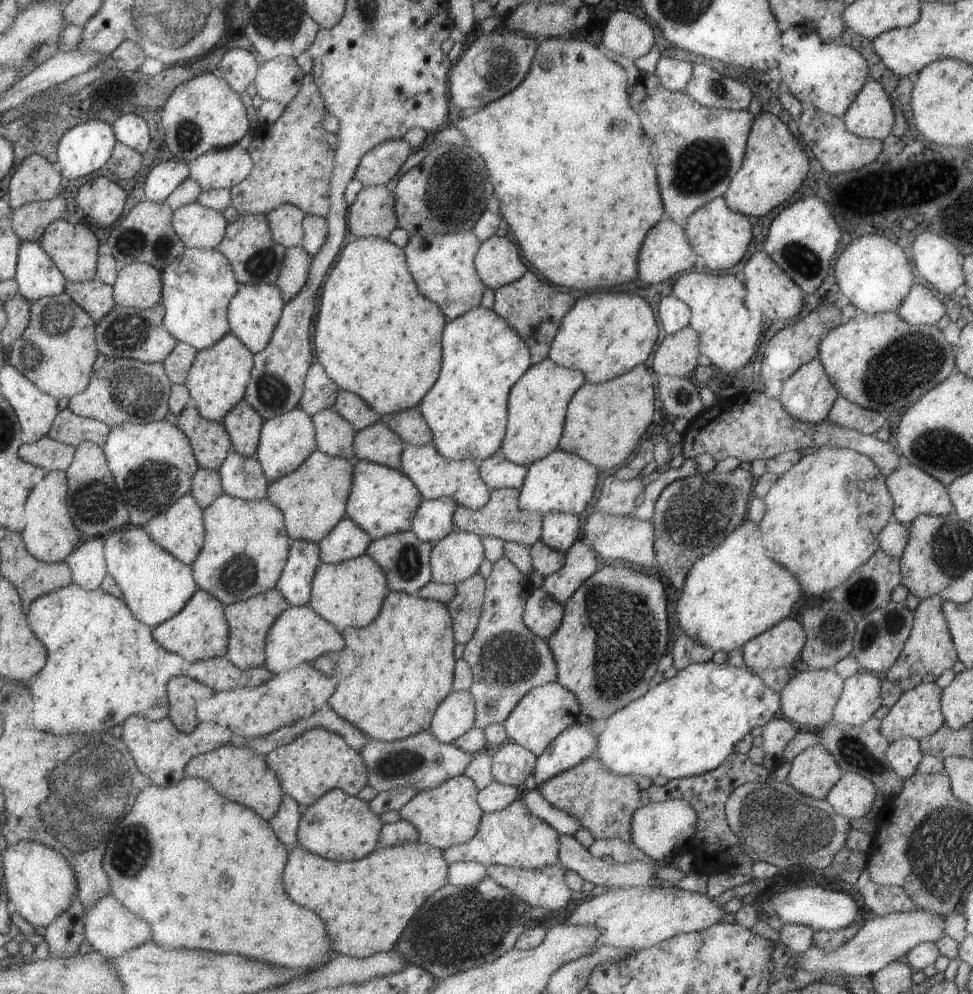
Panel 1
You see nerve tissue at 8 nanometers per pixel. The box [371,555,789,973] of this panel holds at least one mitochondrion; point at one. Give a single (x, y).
(465, 923)

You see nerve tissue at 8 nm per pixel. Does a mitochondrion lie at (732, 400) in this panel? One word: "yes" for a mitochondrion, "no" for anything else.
no

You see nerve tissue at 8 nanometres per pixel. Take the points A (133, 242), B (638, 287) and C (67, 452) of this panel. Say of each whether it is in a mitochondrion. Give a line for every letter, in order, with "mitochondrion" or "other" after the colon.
A: mitochondrion
B: other
C: other

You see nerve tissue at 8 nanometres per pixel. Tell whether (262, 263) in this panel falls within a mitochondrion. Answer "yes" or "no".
yes

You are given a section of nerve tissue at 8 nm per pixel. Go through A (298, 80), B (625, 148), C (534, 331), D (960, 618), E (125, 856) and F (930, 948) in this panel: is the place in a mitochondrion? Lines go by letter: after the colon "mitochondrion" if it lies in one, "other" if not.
A: other
B: other
C: other
D: other
E: mitochondrion
F: other

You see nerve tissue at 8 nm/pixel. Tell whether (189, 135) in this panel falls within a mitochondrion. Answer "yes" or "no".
yes

